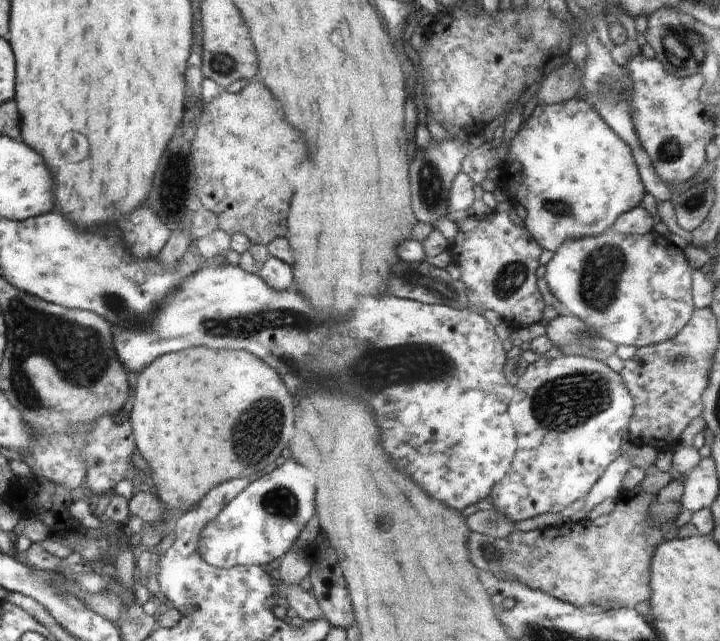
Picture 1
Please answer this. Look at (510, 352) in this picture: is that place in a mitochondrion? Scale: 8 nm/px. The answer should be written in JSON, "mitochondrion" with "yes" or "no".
{"mitochondrion":"no"}

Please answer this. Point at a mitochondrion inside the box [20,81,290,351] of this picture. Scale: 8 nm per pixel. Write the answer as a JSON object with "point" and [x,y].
{"point":[179,197]}

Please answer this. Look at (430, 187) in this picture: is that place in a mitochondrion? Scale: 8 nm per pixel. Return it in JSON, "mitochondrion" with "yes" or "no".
{"mitochondrion":"yes"}

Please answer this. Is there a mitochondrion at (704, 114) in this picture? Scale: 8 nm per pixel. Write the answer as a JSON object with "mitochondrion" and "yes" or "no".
{"mitochondrion":"no"}

